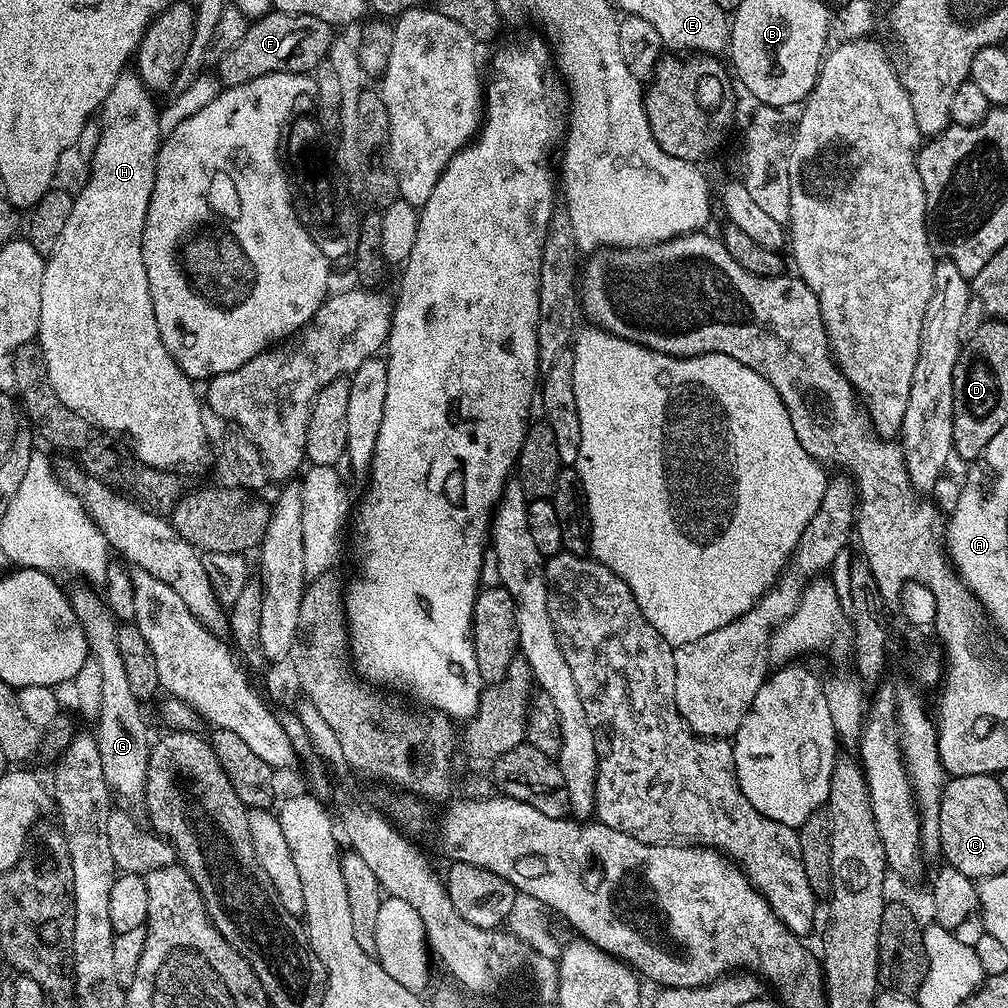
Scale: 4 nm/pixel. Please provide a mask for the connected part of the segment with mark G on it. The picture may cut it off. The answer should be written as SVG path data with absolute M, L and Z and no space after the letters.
M80 590L71 595L72 609L83 628L84 637L91 659L98 662L102 675L101 710L96 717L96 749L102 761L104 781L117 796L143 795L145 776L148 773L151 739L148 740L146 724L140 708L141 701L134 698L130 687L129 675L126 672L124 656L121 653L120 641L117 638L117 623L115 617L107 611L103 599L93 596L86 590Z

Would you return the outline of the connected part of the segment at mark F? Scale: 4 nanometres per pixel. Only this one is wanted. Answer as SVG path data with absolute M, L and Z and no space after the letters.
M271 10L262 17L253 19L246 34L237 45L233 46L218 63L218 79L224 88L233 88L242 82L262 78L267 72L302 72L311 73L321 63L327 61L328 52L324 48L300 48L302 28L308 32L316 30L318 18L309 16L291 16L285 12Z

